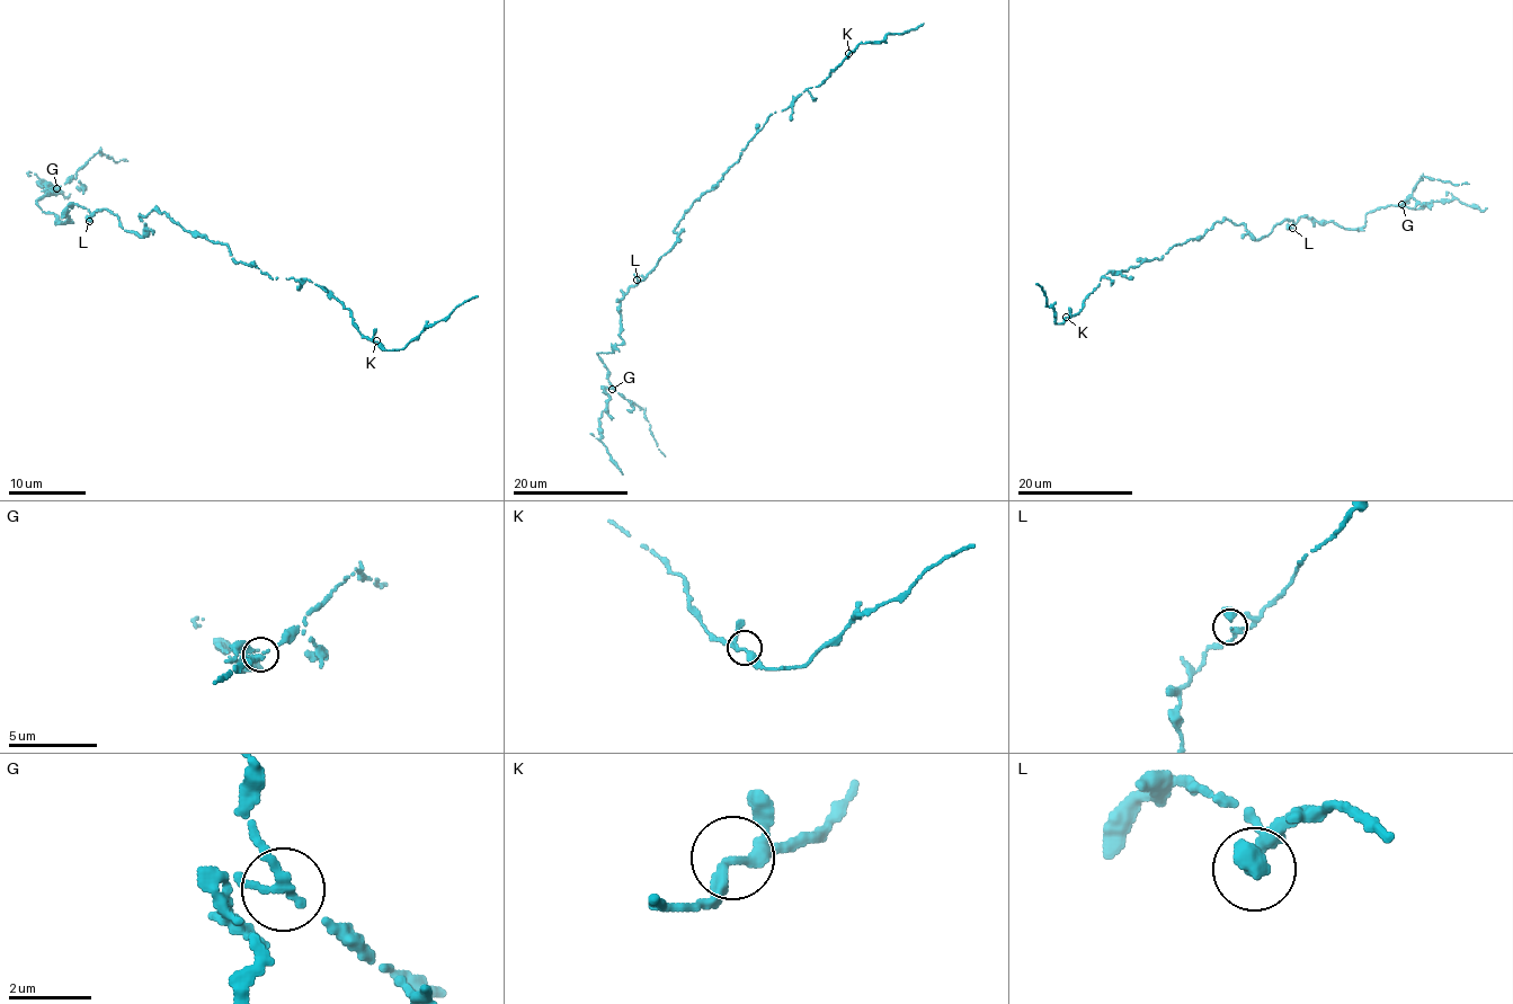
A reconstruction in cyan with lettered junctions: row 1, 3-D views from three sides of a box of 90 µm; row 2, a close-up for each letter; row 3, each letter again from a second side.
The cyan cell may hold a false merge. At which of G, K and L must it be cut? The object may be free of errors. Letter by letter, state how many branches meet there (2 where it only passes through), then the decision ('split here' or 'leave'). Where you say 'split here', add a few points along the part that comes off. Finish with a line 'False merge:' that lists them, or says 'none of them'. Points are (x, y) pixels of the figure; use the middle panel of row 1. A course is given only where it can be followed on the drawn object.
G: 3 branches meet; split here; foreign part runs (612, 389), (643, 409), (655, 442), (665, 456)
K: 3 branches meet; leave
L: 3 branches meet; leave
False merge: G

